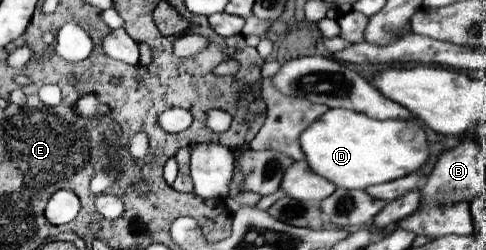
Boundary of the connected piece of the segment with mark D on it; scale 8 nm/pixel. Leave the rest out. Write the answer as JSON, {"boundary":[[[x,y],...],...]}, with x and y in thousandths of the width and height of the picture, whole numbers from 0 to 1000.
{"boundary":[[[706,432],[673,440],[652,472],[652,488],[619,528],[615,576],[636,672],[693,752],[755,752],[763,736],[805,728],[866,672],[883,624],[874,528],[850,480],[767,480]]]}

